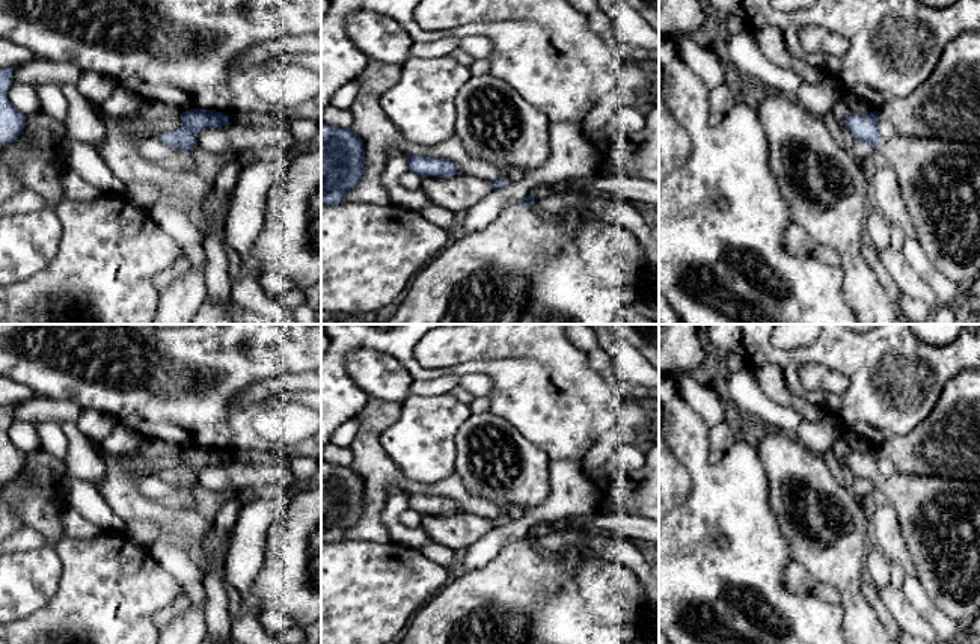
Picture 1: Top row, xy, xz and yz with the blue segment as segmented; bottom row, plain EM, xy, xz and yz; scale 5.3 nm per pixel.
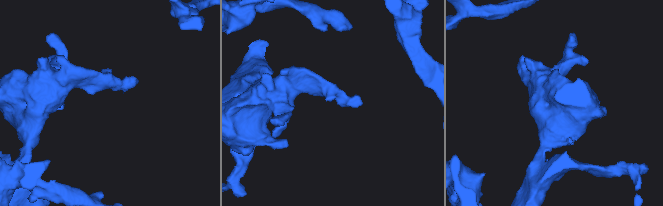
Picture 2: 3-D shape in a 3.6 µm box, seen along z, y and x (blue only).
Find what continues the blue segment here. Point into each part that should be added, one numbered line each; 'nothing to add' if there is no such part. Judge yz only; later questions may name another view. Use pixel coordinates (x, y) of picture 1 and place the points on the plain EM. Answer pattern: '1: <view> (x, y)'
1: yz (940, 518)

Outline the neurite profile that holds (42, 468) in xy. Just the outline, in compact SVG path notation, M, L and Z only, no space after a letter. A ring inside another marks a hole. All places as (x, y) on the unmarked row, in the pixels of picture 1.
M42 449L26 455L21 474L30 477L38 486L48 486L65 475L65 466L62 460Z

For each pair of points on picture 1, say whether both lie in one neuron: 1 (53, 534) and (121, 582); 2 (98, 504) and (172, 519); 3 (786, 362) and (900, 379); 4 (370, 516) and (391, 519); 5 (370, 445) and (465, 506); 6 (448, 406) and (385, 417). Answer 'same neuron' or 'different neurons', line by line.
1: different neurons
2: different neurons
3: same neuron
4: different neurons
5: same neuron
6: different neurons

